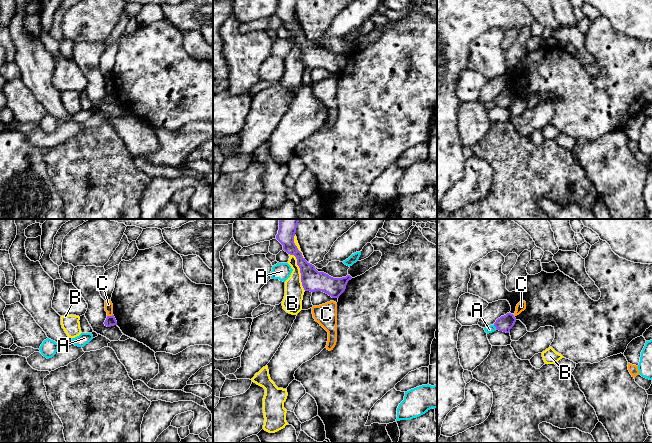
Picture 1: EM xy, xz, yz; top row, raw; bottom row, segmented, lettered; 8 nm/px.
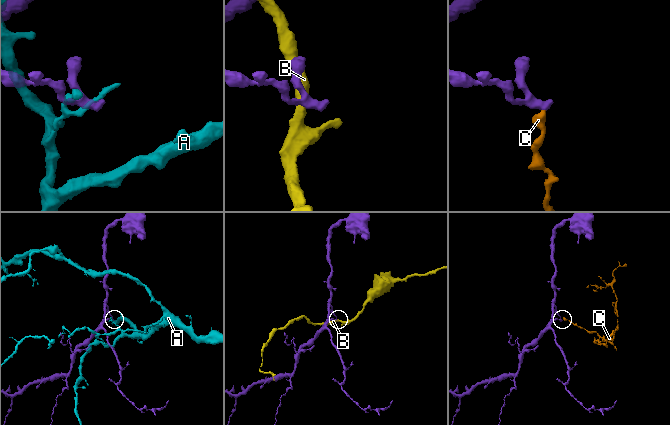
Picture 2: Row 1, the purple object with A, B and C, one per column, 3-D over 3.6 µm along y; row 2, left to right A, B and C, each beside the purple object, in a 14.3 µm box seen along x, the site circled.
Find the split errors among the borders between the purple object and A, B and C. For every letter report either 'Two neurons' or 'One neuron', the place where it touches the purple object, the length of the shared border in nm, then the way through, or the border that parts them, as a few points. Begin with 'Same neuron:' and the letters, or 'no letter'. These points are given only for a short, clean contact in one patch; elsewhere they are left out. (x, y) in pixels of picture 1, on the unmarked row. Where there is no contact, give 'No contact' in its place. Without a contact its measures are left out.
Same neuron: no letter
A: Two neurons. Touches purple at yz (495, 102). Shared border 50 nm
B: Two neurons. Touches purple at xz (300, 47). Shared border 340 nm
C: Two neurons. Touches purple at xy (109, 92). Shared border 50 nm. Boundary: xy (112, 90), (107, 92)

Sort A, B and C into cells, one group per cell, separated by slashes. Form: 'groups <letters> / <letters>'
groups A / B / C

